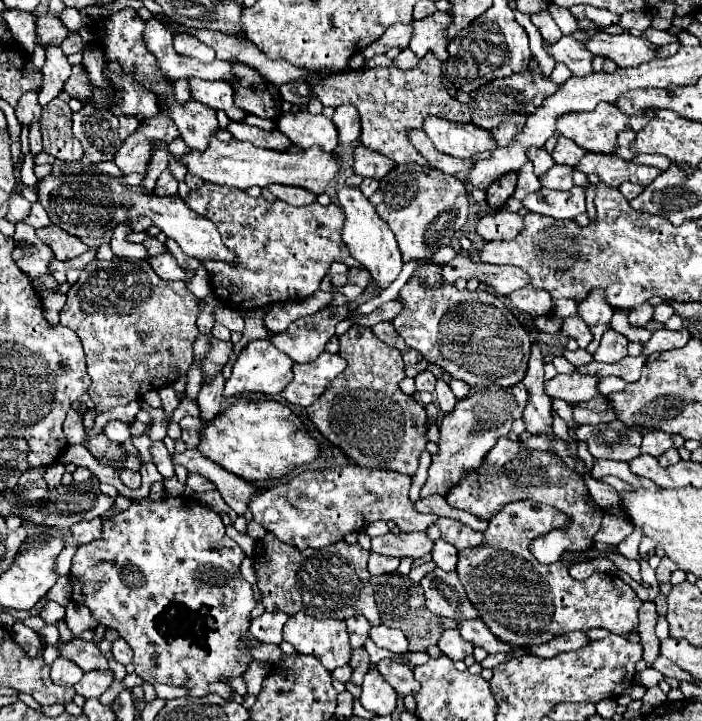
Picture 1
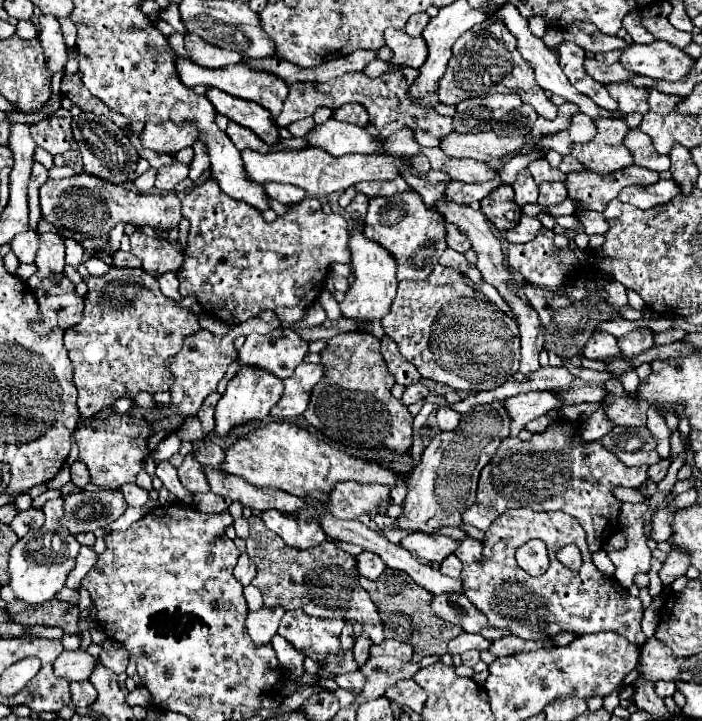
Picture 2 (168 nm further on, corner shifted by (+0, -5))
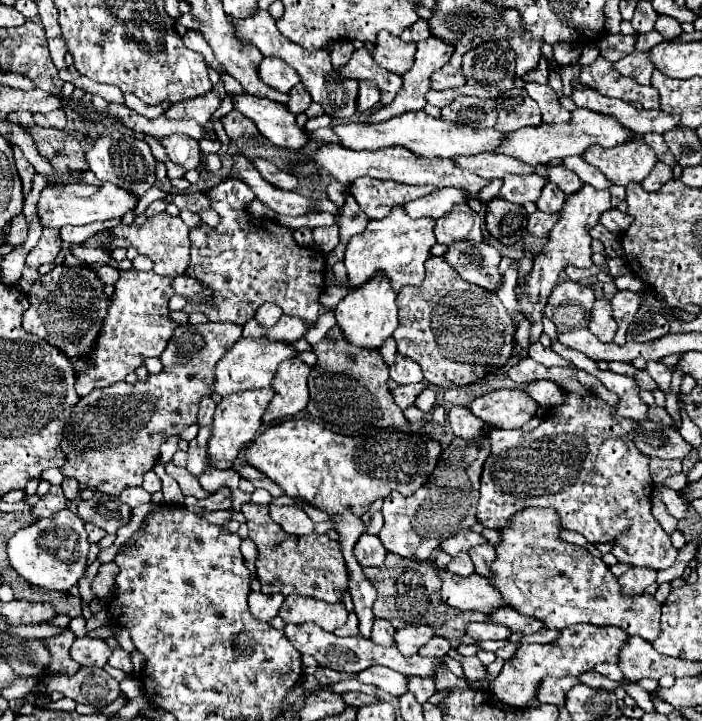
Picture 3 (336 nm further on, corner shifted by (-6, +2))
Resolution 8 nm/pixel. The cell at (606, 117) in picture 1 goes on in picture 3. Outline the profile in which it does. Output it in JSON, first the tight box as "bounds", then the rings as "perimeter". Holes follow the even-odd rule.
{"bounds":[582,139,658,187],"perimeter":[[[642,139],[628,141],[628,145],[618,145],[612,149],[592,145],[592,149],[586,149],[582,157],[586,163],[600,169],[614,185],[624,187],[628,183],[642,183],[658,163],[658,157]]]}

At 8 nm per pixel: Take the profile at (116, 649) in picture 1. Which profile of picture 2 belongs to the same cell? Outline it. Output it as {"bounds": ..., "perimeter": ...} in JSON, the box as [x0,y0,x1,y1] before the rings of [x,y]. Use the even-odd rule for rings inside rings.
{"bounds":[100,640,128,674],"perimeter":[[[106,640],[104,644],[102,644],[102,652],[100,652],[100,662],[106,666],[106,668],[110,668],[110,670],[114,670],[116,674],[122,674],[122,672],[126,672],[126,668],[128,668],[128,652],[122,648],[122,644],[118,644],[118,642],[114,642],[114,640]]]}

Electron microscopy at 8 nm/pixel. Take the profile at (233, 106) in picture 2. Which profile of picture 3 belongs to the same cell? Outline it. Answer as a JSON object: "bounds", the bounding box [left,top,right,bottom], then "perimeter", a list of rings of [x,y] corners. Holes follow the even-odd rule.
{"bounds":[234,93,308,149],"perimeter":[[[246,93],[234,97],[234,105],[242,115],[256,123],[270,143],[284,149],[302,149],[308,143],[308,135],[296,125],[296,117],[286,109],[286,105]]]}

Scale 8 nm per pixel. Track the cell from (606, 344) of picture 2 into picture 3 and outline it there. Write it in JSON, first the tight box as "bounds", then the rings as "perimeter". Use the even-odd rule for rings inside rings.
{"bounds":[588,299,616,341],"perimeter":[[[596,299],[590,311],[590,325],[588,331],[594,333],[600,341],[612,341],[616,333],[616,321],[612,317],[612,307],[608,299]]]}

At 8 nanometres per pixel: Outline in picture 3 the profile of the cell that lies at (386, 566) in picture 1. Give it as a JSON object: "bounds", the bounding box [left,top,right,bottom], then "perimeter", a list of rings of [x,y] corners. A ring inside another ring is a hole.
{"bounds":[354,533,386,567],"perimeter":[[[364,533],[354,545],[354,555],[362,567],[378,567],[384,563],[386,549],[380,545],[380,539],[376,535]]]}

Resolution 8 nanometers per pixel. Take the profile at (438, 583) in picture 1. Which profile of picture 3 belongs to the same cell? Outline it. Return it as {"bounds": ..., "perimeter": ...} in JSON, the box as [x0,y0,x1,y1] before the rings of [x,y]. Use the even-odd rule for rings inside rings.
{"bounds":[490,609,544,635],"perimeter":[[[504,609],[504,613],[494,613],[490,617],[492,621],[500,621],[512,629],[512,633],[522,633],[522,635],[532,635],[540,629],[544,629],[542,621],[536,621],[534,617],[524,617],[522,613],[516,613],[514,609]]]}

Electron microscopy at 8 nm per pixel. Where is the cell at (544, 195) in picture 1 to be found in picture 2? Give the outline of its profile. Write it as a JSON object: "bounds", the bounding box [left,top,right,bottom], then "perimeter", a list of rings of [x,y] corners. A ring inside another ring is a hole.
{"bounds":[578,212,608,234],"perimeter":[[[578,212],[578,220],[584,224],[588,234],[604,234],[608,228],[608,222],[602,214],[598,212]]]}

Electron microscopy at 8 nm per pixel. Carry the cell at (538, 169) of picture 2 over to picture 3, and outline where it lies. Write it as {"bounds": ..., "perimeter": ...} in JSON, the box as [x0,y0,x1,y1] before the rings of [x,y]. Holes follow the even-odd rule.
{"bounds":[548,165,582,197],"perimeter":[[[558,165],[558,167],[548,167],[548,175],[550,175],[550,181],[558,185],[558,189],[570,197],[574,193],[578,193],[582,189],[582,181],[580,177],[576,177],[576,173],[572,173],[570,169],[566,169],[564,165]]]}

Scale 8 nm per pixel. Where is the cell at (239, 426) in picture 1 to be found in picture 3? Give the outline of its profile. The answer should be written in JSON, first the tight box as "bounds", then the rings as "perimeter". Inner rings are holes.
{"bounds":[246,419,442,637],"perimeter":[[[286,419],[284,423],[272,425],[262,435],[258,435],[258,439],[246,449],[248,463],[252,467],[256,467],[258,471],[262,471],[264,475],[268,475],[274,483],[278,483],[288,497],[300,497],[300,499],[308,501],[312,507],[328,513],[328,517],[334,521],[336,533],[340,535],[338,537],[340,551],[344,555],[346,569],[348,569],[348,591],[350,591],[352,601],[354,601],[354,613],[358,615],[362,637],[370,637],[370,633],[372,633],[372,623],[374,623],[372,605],[376,601],[376,589],[366,579],[360,563],[356,561],[356,557],[352,553],[354,543],[364,533],[364,523],[360,517],[370,509],[370,505],[376,499],[384,499],[392,491],[400,491],[400,495],[410,497],[416,489],[426,485],[434,467],[438,465],[440,455],[442,455],[440,441],[428,437],[426,433],[384,431],[384,433],[376,433],[376,437],[368,437],[368,439],[346,437],[346,435],[338,435],[334,431],[328,431],[328,429],[320,427],[318,423],[312,423],[306,419]]]}

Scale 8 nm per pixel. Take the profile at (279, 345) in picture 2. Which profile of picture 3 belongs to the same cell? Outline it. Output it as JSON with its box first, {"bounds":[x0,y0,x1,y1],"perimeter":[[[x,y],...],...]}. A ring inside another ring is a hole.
{"bounds":[214,337,296,397],"perimeter":[[[242,337],[228,353],[216,363],[214,367],[214,393],[220,397],[228,397],[232,393],[248,391],[248,389],[262,389],[268,387],[274,373],[276,365],[284,359],[292,359],[296,351],[288,343],[270,343],[270,341],[248,341]]]}

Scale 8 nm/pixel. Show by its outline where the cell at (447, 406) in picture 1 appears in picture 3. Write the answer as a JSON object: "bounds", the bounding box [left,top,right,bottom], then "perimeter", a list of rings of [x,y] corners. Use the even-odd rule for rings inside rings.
{"bounds":[448,407,484,441],"perimeter":[[[452,407],[448,411],[448,419],[454,435],[462,437],[464,441],[476,441],[484,435],[484,423],[472,413],[468,413],[466,407]]]}

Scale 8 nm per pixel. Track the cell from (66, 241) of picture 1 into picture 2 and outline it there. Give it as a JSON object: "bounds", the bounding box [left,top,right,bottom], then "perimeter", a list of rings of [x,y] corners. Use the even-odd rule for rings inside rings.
{"bounds":[34,234,66,278],"perimeter":[[[42,234],[42,244],[38,248],[38,256],[36,256],[36,266],[38,272],[34,274],[36,278],[48,278],[52,274],[62,273],[66,262],[64,262],[64,240],[56,234]]]}

